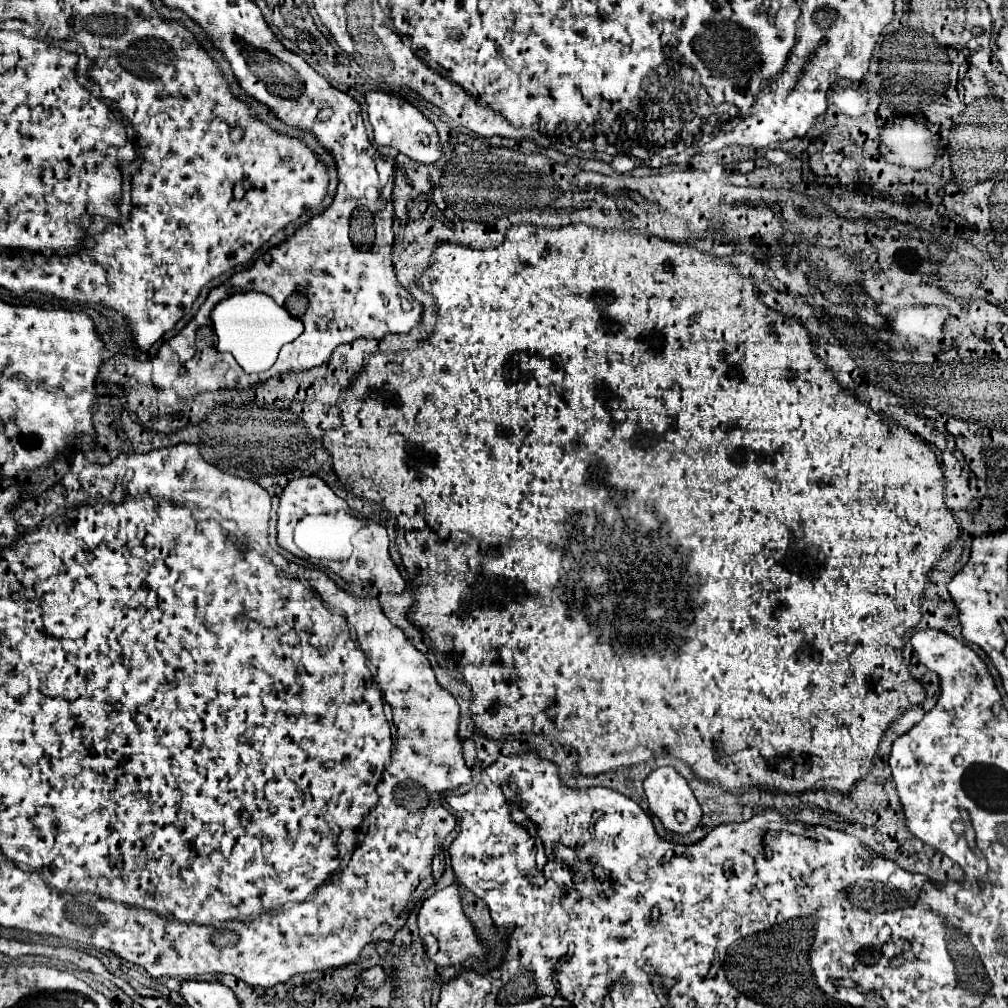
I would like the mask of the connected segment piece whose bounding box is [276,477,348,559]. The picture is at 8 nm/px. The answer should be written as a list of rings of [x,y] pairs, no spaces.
[[[298,477],[286,485],[280,495],[278,507],[278,545],[296,557],[306,559],[306,553],[292,549],[294,523],[306,513],[330,513],[348,509],[346,501],[340,499],[320,477]]]

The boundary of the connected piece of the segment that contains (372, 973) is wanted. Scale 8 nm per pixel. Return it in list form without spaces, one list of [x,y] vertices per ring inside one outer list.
[[[372,967],[368,971],[362,973],[362,981],[368,985],[368,987],[376,987],[380,985],[380,981],[384,981],[384,973],[380,967]]]

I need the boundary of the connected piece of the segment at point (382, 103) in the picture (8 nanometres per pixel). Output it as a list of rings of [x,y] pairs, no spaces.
[[[368,91],[364,97],[366,97],[368,121],[374,129],[374,143],[376,145],[394,147],[400,153],[408,155],[410,159],[416,159],[426,165],[440,157],[438,131],[416,107],[412,107],[408,101],[404,101],[396,95],[388,95],[388,93],[380,93],[380,91]]]

